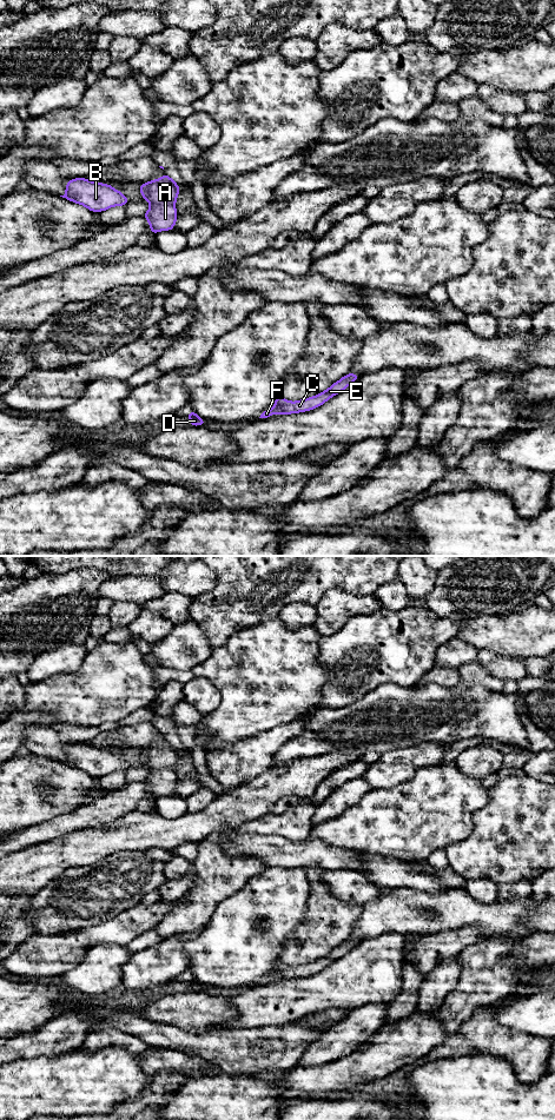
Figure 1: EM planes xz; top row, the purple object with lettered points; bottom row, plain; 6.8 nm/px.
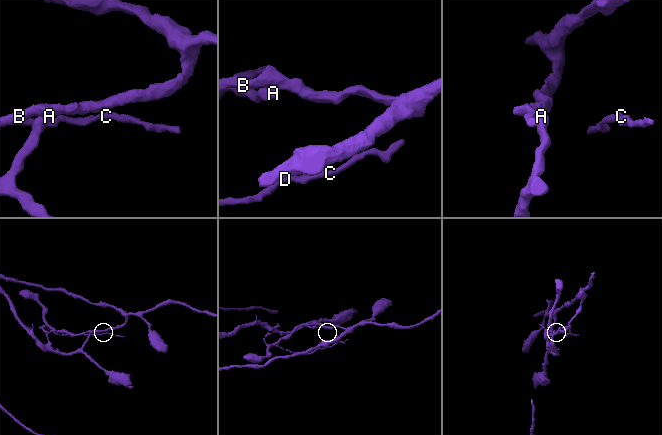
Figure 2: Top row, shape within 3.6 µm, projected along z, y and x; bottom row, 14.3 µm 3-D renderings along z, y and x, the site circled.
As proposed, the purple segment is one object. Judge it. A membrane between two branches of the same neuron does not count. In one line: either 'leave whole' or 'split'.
split

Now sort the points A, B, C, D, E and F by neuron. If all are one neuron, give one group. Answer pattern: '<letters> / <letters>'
A C D E F / B

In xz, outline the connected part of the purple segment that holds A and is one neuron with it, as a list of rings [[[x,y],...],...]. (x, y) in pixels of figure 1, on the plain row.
[[[151,769],[146,778],[143,780],[148,786],[148,791],[154,801],[160,796],[173,795],[178,777],[176,771],[170,769]]]

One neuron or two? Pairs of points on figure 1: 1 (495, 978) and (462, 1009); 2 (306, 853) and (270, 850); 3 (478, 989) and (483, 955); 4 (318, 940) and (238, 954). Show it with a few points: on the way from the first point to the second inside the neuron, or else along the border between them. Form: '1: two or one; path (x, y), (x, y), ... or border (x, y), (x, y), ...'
1: one; path (487, 985), (470, 1001)
2: one; path (297, 853), (279, 852)
3: one; path (483, 981), (483, 963)
4: two; border (302, 923), (288, 938), (278, 960)

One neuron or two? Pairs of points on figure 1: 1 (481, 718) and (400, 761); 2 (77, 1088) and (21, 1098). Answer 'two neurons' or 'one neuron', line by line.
1: two neurons
2: one neuron

